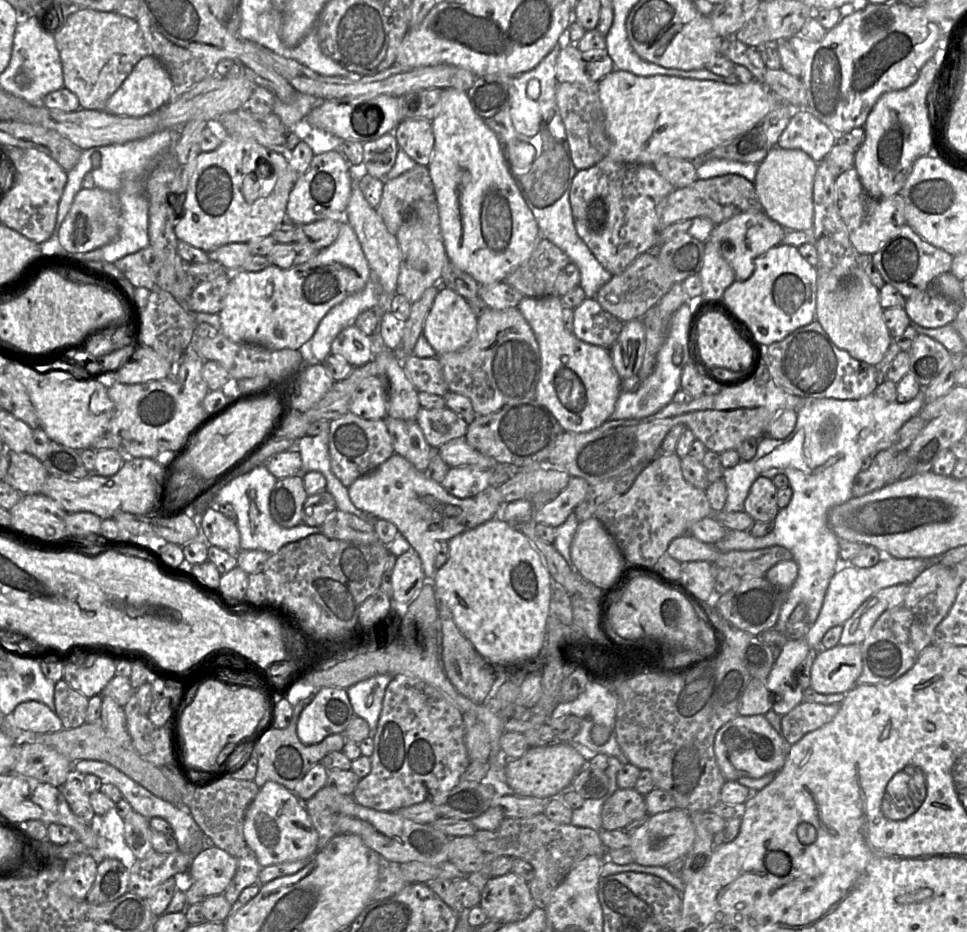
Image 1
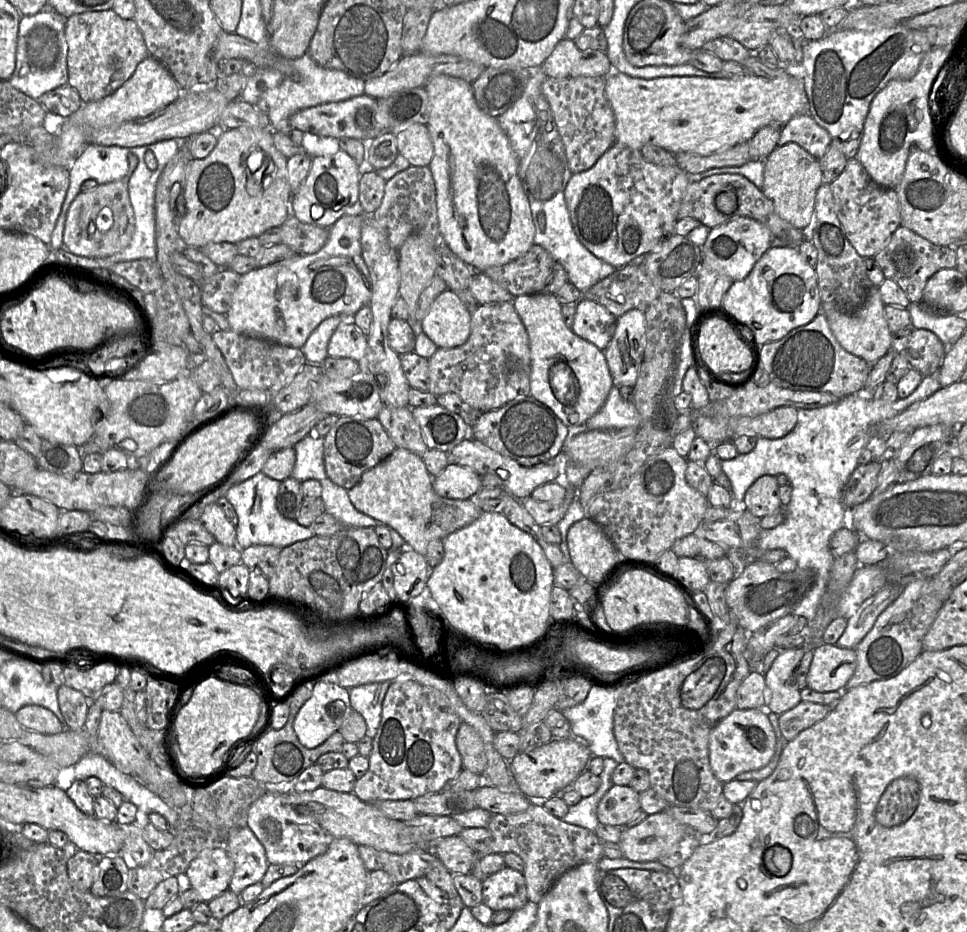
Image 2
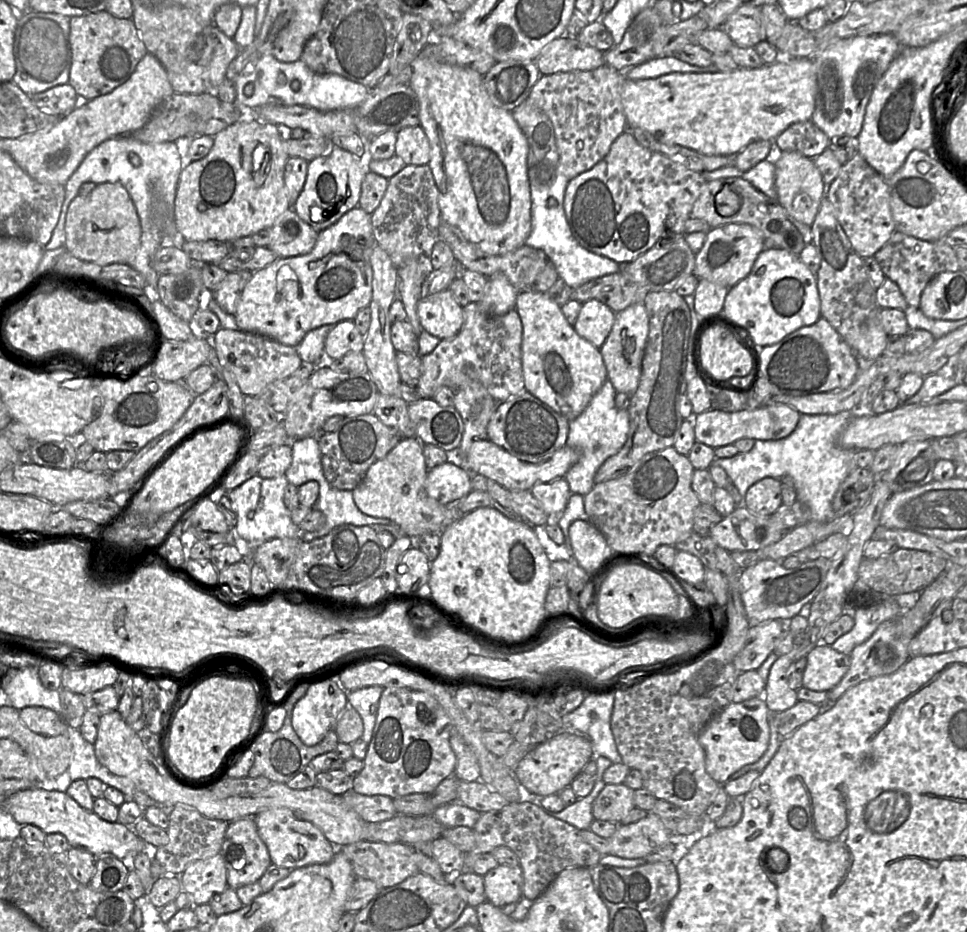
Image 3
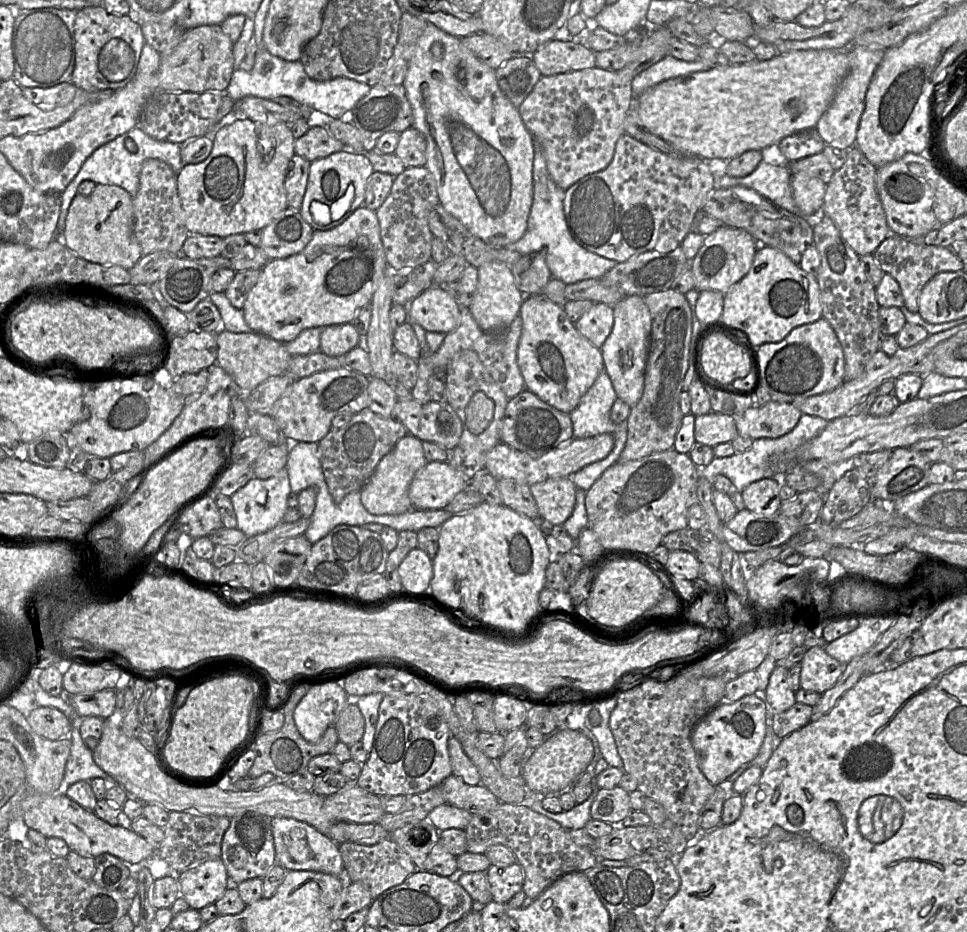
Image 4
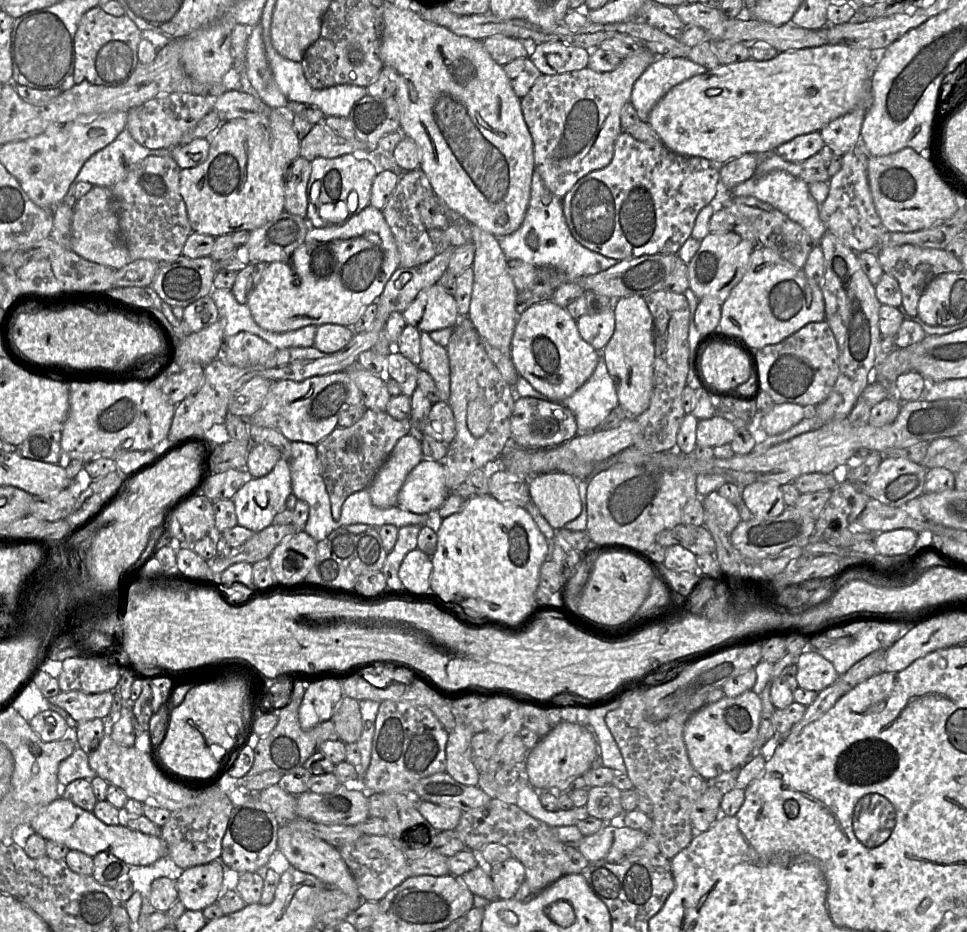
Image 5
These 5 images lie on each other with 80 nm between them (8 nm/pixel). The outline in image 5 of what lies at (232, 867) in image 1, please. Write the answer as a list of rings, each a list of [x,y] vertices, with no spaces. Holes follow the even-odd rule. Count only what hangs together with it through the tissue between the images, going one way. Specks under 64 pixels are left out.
[[[220,860],[185,869],[176,880],[178,899],[187,910],[204,910],[223,892],[225,867]]]

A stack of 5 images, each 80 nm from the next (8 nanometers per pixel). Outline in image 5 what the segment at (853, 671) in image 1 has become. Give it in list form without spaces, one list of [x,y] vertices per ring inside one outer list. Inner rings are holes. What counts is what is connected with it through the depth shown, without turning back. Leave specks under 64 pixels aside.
[[[802,652],[796,666],[798,686],[805,690],[819,693],[839,678],[833,664],[816,652]]]

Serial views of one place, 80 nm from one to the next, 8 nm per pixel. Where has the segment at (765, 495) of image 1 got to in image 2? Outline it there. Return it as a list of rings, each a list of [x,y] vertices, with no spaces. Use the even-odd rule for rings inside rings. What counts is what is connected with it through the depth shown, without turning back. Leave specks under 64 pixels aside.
[[[776,476],[759,477],[744,495],[744,508],[757,518],[770,515],[782,507]]]

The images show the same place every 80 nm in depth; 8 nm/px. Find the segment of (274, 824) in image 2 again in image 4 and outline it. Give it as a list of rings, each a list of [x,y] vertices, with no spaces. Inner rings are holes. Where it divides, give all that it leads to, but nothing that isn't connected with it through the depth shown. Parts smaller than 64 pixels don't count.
[[[294,818],[271,820],[276,861],[286,870],[310,870],[344,877],[344,864],[339,844],[306,822]]]

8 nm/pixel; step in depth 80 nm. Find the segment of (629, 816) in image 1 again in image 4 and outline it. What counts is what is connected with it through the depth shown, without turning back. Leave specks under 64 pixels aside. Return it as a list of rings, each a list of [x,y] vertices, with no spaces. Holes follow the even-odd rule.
[[[619,785],[611,789],[599,788],[596,798],[591,805],[591,818],[608,823],[622,821],[632,811],[629,794]]]

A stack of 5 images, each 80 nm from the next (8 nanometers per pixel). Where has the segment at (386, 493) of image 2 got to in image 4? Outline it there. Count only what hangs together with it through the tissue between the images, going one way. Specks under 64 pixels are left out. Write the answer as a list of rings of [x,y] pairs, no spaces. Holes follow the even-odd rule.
[[[410,434],[401,438],[379,461],[370,479],[360,490],[364,508],[373,515],[399,515],[413,509],[408,496],[409,487],[416,472],[426,463],[422,441]]]

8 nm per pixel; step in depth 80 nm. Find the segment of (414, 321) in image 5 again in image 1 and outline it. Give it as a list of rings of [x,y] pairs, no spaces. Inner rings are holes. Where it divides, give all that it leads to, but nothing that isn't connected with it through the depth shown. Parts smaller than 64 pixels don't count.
[[[441,285],[425,317],[422,334],[441,355],[468,345],[475,336],[477,322],[467,300]]]

